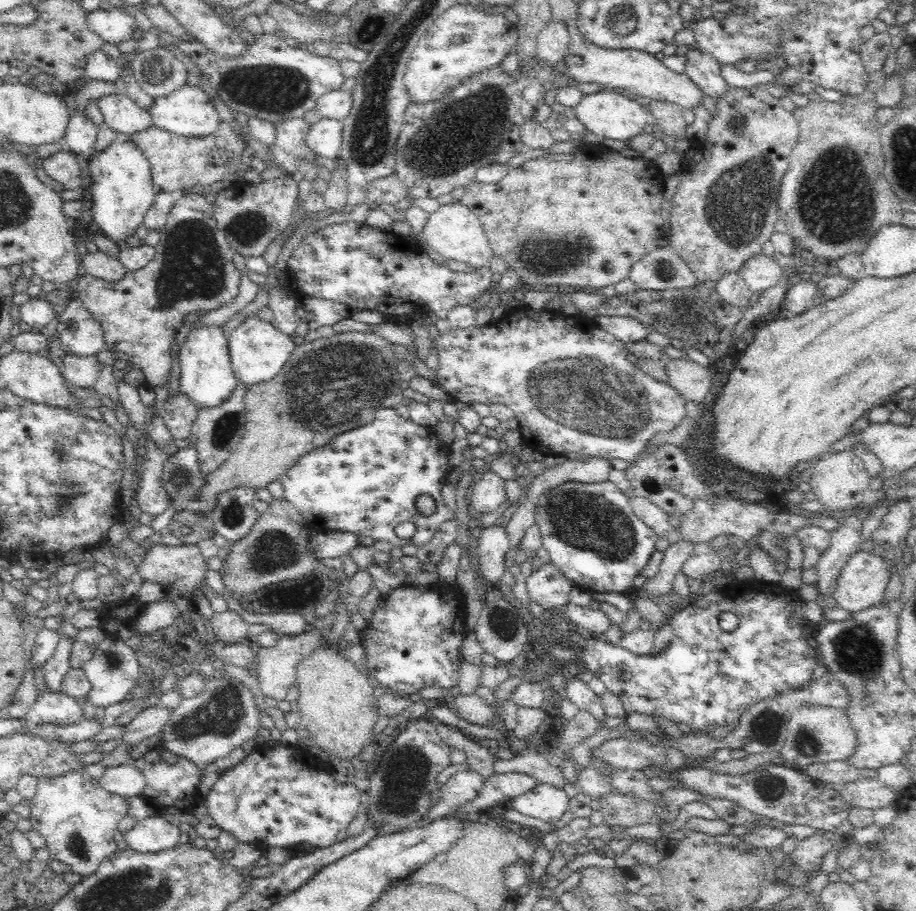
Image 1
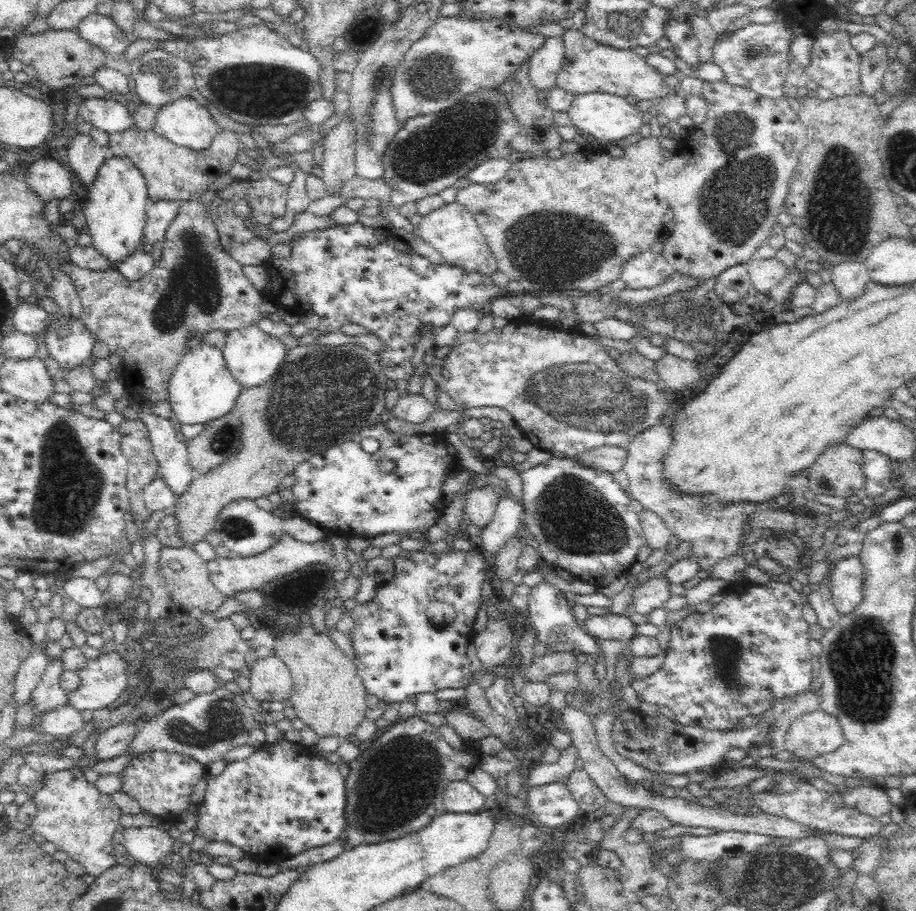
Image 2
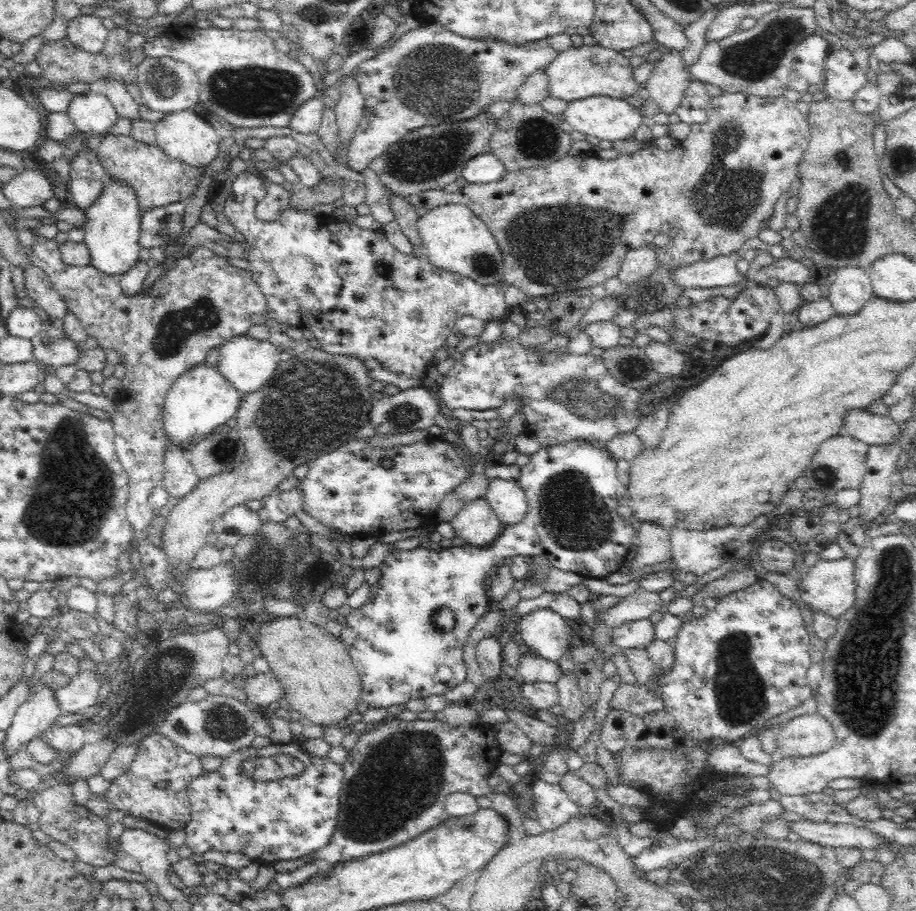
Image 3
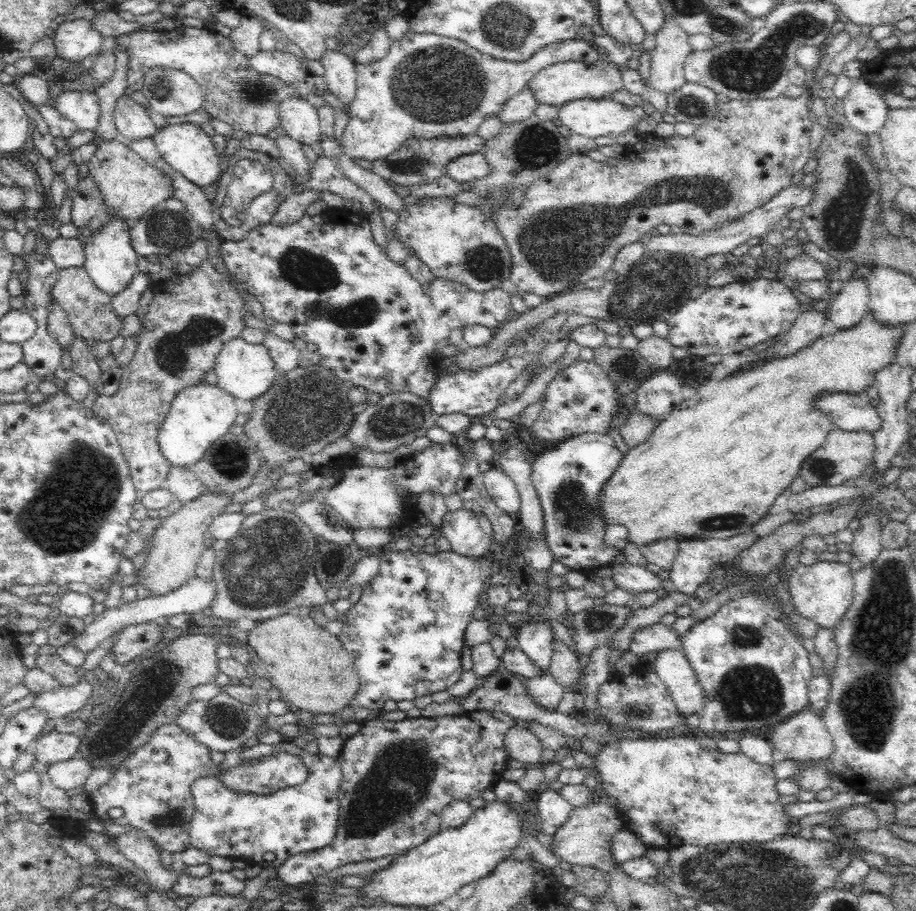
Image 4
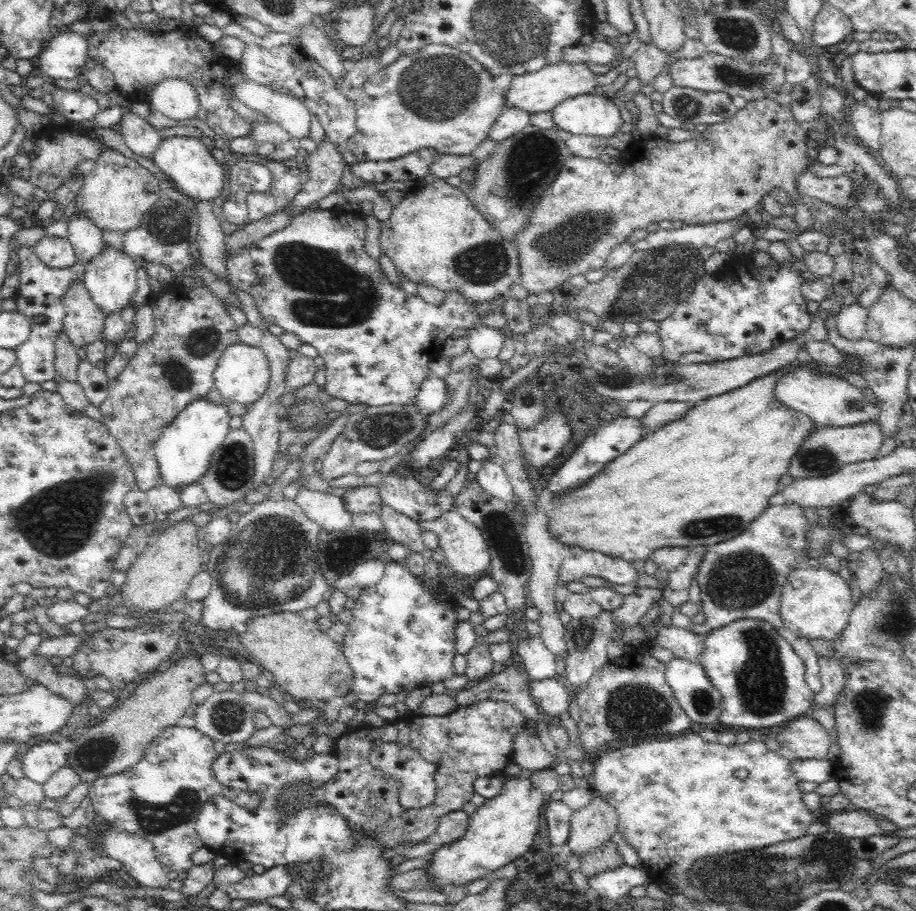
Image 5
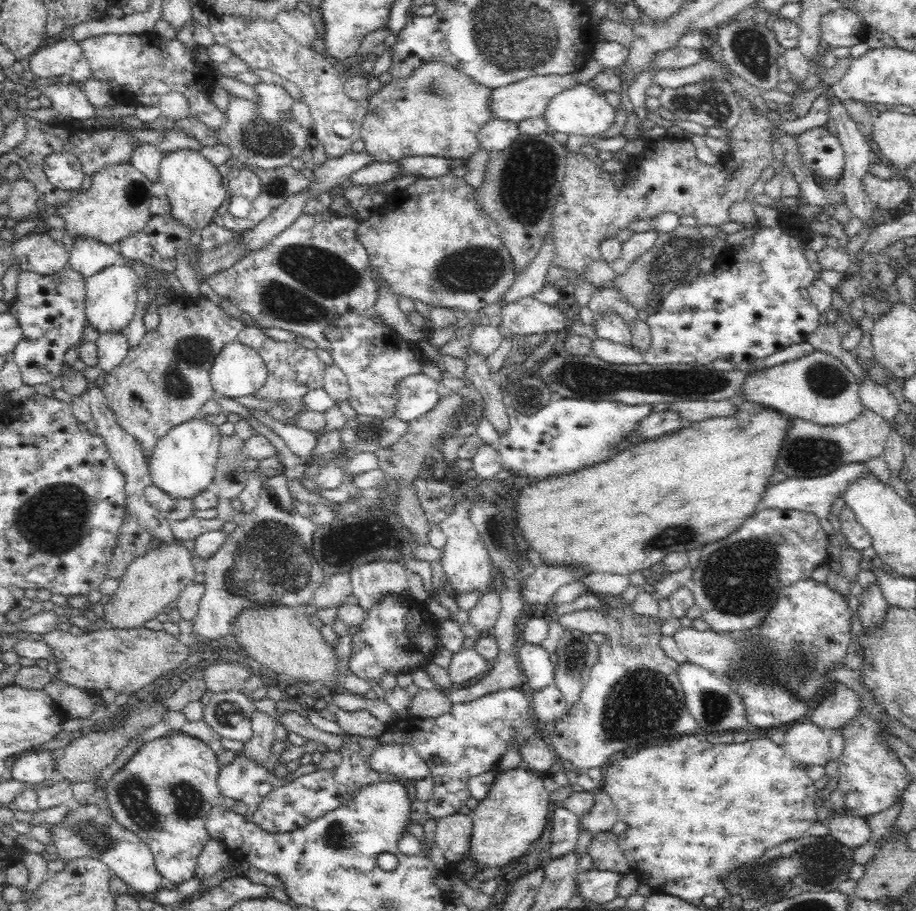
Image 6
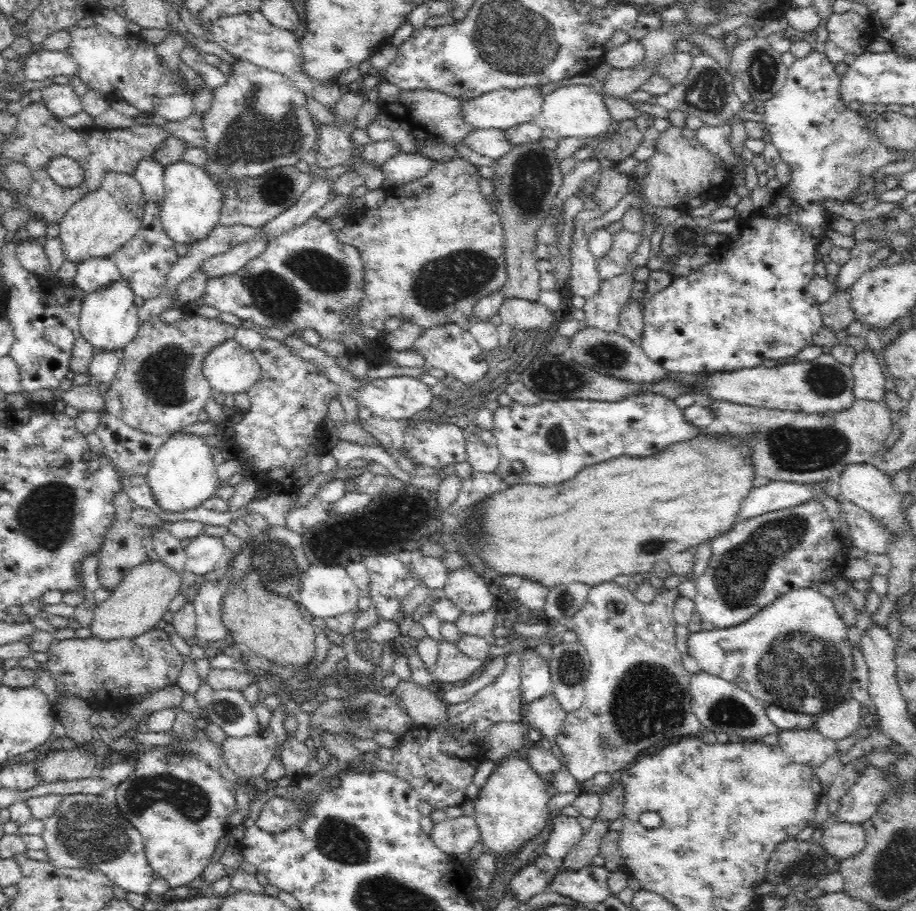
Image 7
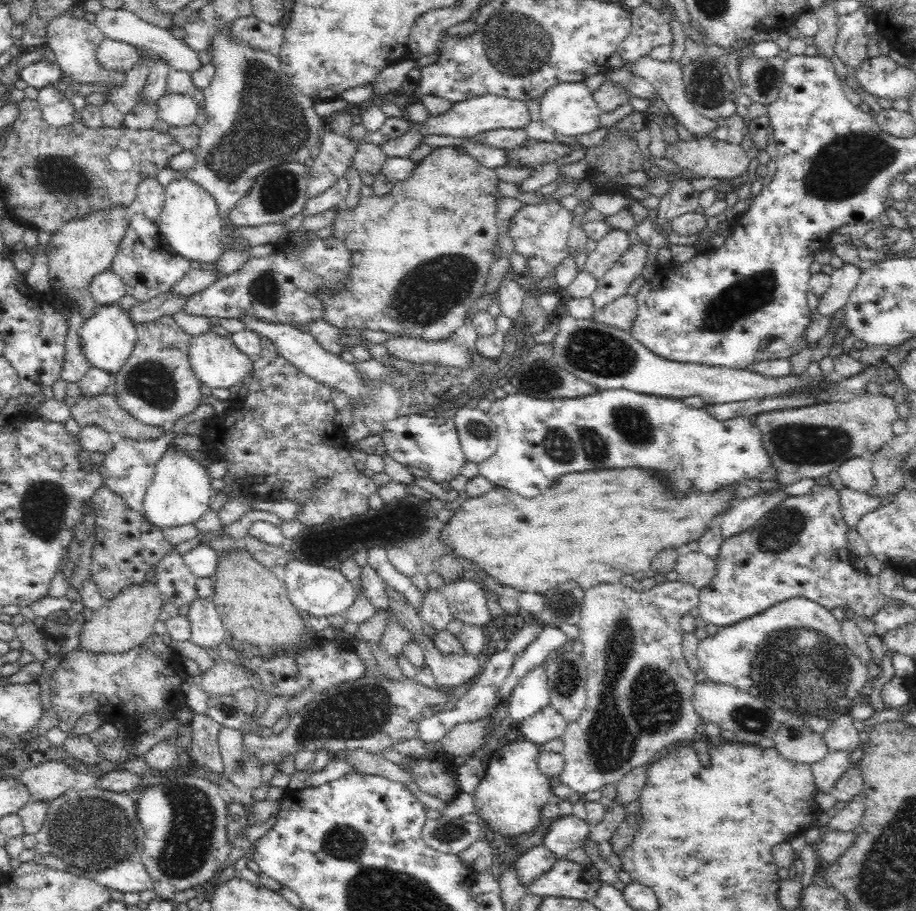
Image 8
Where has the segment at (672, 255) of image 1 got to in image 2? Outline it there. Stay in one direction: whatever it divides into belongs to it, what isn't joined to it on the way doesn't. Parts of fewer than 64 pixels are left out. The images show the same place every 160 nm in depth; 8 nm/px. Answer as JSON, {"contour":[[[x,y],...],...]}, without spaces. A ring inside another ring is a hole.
{"contour":[[[648,250],[624,263],[621,279],[628,289],[640,290],[666,282],[676,271],[664,253],[652,253]]]}

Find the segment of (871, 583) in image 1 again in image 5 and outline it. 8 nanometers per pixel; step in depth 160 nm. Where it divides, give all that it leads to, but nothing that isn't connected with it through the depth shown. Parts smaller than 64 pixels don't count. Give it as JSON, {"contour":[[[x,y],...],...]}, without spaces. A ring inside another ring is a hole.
{"contour":[[[800,566],[786,576],[786,584],[781,590],[780,617],[791,634],[807,640],[824,638],[831,642],[848,623],[853,606],[848,580],[828,568]]]}

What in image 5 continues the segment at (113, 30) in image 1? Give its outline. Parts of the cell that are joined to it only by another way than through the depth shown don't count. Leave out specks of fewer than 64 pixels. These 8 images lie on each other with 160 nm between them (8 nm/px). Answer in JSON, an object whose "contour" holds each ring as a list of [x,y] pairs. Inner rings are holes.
{"contour":[[[62,29],[43,47],[36,70],[48,80],[74,78],[82,73],[82,66],[89,58],[88,47],[86,34]]]}

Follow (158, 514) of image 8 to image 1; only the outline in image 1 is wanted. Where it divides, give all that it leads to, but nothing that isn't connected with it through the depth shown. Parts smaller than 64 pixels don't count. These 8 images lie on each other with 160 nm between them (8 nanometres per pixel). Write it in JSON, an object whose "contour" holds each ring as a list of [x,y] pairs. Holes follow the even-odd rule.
{"contour":[[[197,326],[188,332],[187,338],[180,345],[180,390],[188,399],[196,401],[196,406],[213,408],[227,400],[236,387],[237,379],[231,368],[228,347],[229,336],[222,326]]]}

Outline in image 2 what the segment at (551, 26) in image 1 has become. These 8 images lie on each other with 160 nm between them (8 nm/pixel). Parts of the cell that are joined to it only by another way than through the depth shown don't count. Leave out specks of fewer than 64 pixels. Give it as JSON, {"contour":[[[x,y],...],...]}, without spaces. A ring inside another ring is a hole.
{"contour":[[[562,36],[545,38],[529,58],[529,77],[534,88],[548,90],[555,86],[557,74],[563,65],[565,42]]]}

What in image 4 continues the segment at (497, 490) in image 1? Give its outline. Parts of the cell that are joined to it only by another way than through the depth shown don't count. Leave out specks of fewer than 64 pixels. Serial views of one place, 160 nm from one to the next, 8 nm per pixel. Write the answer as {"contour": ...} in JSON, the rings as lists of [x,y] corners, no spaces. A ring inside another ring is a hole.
{"contour":[[[468,509],[447,511],[439,531],[450,541],[451,550],[475,559],[487,554],[494,540],[491,520],[484,512]]]}

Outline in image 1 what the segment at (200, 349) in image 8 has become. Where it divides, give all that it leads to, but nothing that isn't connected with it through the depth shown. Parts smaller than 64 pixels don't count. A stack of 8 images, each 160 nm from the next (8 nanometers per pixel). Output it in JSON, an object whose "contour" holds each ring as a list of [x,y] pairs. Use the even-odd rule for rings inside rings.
{"contour":[[[258,317],[248,318],[228,336],[231,368],[237,381],[248,387],[267,382],[278,376],[298,346],[290,336],[278,331],[271,322],[265,322]]]}

